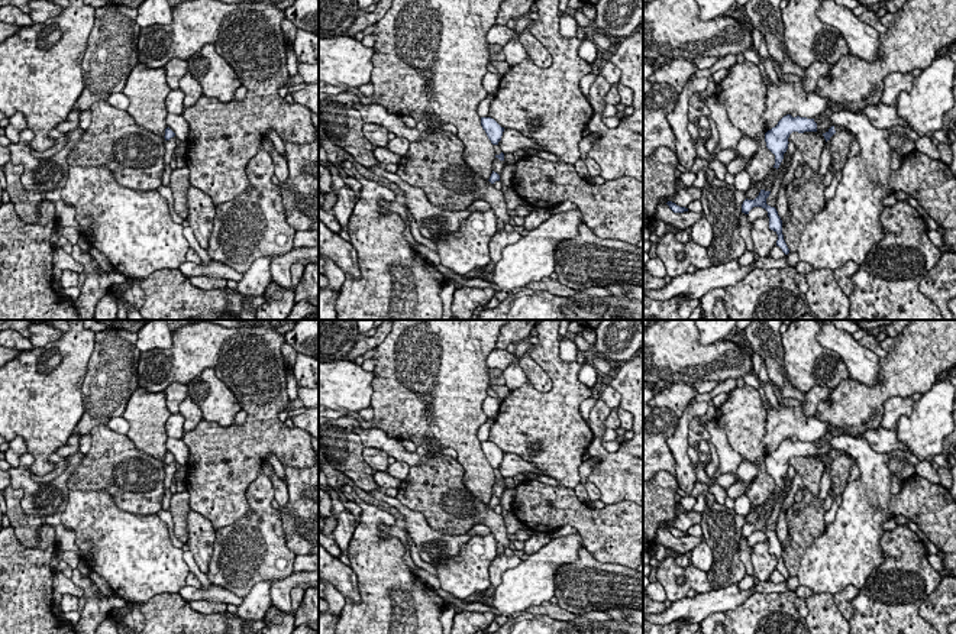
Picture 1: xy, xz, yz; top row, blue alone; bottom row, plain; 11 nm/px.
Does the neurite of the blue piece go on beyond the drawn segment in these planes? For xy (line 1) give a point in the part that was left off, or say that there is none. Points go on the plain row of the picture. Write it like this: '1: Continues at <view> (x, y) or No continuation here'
1: No continuation here

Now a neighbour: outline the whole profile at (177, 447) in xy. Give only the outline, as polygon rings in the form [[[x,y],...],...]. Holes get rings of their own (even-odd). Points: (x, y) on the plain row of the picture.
[[[168,437],[165,446],[167,450],[175,457],[177,463],[181,466],[187,465],[190,452],[183,439]]]

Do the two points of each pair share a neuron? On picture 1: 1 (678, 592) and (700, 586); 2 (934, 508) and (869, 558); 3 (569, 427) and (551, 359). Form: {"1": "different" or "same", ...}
{"1": "same", "2": "different", "3": "same"}

